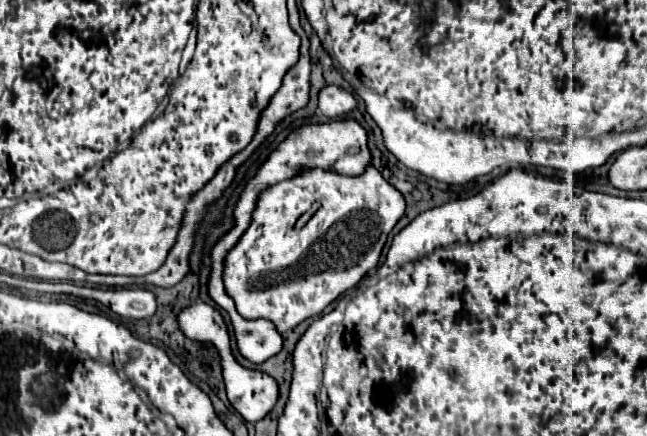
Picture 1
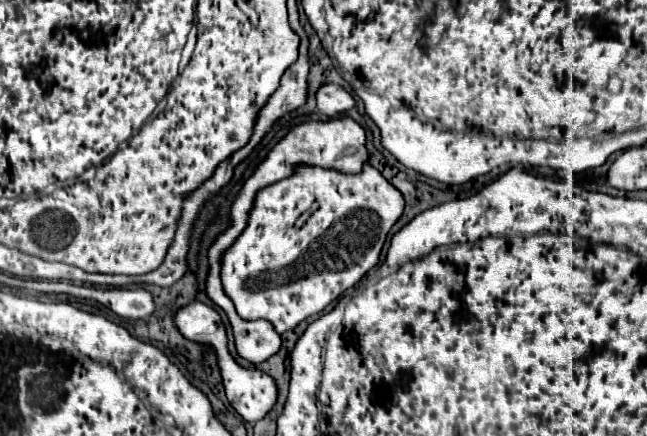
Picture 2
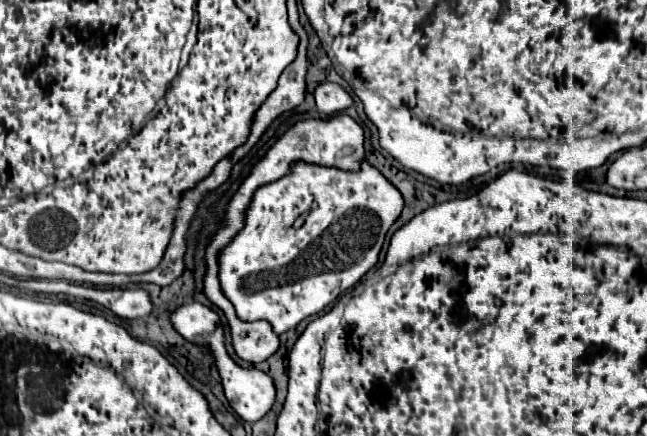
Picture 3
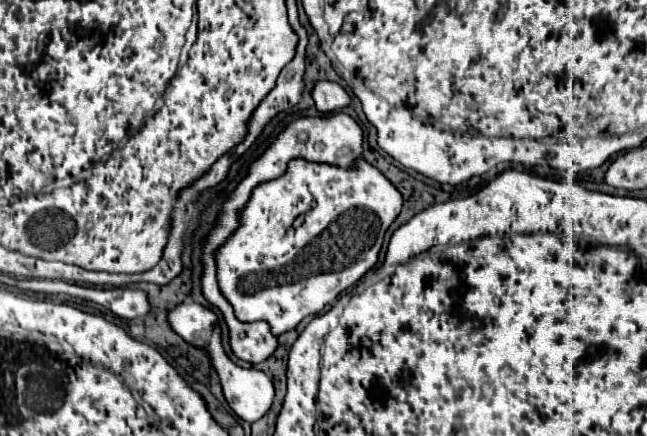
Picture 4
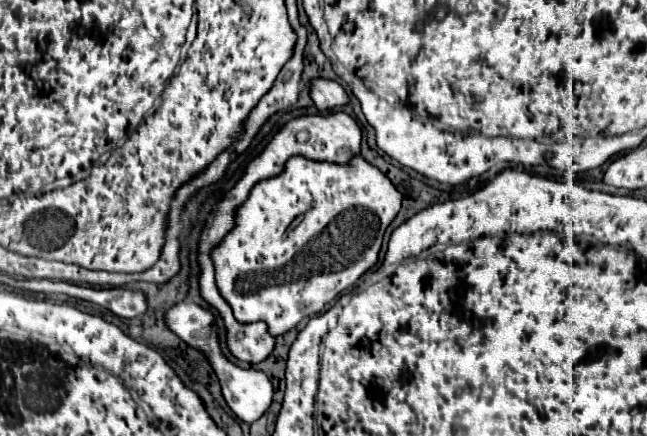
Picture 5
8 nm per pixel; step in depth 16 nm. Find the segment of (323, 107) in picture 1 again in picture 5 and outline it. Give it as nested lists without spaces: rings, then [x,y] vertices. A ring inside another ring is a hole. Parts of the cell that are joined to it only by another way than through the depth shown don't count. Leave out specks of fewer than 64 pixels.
[[[314,80],[310,96],[320,112],[332,112],[350,102],[346,90],[332,80]]]

